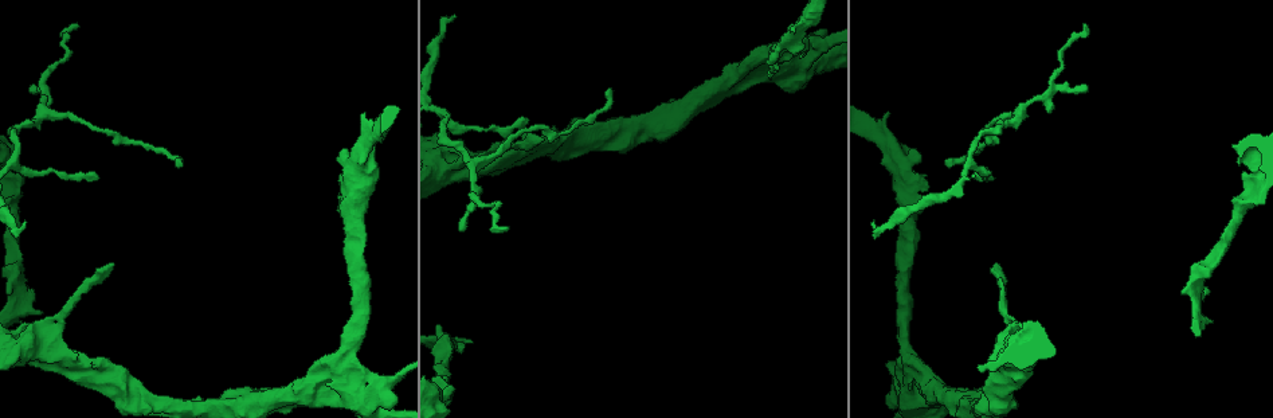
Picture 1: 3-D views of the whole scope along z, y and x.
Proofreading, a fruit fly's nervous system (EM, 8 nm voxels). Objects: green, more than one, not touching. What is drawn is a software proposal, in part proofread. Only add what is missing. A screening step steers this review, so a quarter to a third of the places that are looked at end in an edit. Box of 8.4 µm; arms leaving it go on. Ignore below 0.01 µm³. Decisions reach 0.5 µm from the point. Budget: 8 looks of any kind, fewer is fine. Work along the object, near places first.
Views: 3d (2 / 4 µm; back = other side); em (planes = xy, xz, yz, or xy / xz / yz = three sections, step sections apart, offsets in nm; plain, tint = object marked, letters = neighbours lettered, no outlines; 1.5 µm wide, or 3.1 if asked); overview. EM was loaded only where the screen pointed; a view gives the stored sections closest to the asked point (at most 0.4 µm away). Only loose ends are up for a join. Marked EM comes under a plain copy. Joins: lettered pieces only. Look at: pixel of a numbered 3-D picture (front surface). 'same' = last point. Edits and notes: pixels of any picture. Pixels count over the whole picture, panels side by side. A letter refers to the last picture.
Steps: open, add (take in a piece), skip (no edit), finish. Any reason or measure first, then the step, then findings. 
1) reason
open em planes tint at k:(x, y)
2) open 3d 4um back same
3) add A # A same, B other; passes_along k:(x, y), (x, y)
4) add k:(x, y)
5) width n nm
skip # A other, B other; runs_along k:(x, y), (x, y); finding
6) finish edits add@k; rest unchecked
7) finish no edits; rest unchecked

branch stops here
open 3d 2um at 1:(976, 176)

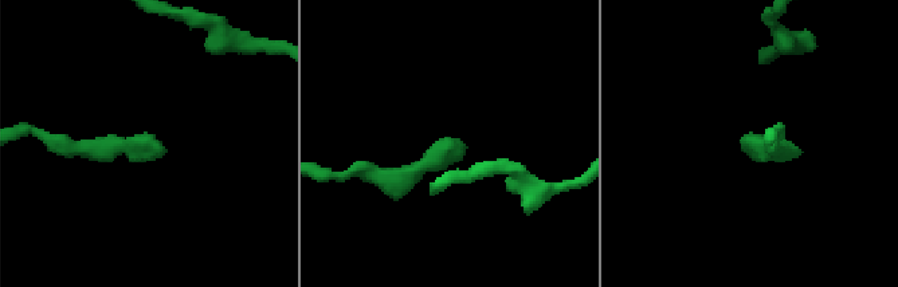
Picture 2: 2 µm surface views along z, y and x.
need the tissue
open em xz step 4 letters at 2:(750, 147)

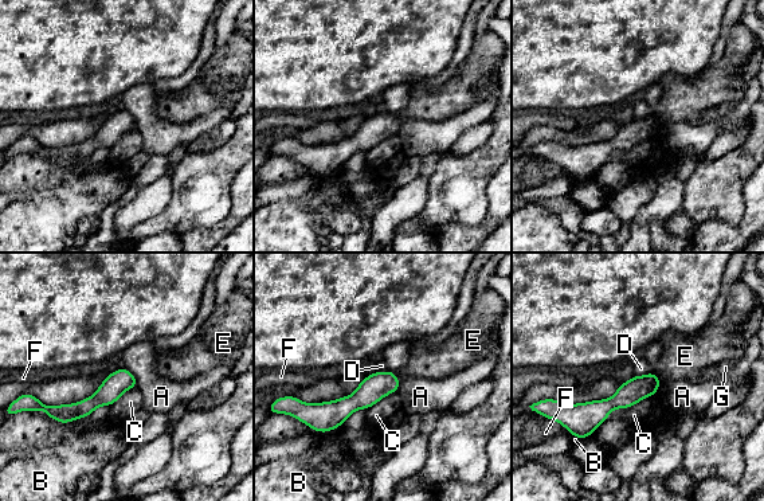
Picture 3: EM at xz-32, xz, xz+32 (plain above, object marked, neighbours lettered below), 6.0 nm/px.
skip # A other, B other, C other, D other, E other, F other, G other; runs_along 3:(657, 380), (599, 410), (565, 408); none of them fits

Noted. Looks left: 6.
open em xy step 8 tint at 1:(946, 163)

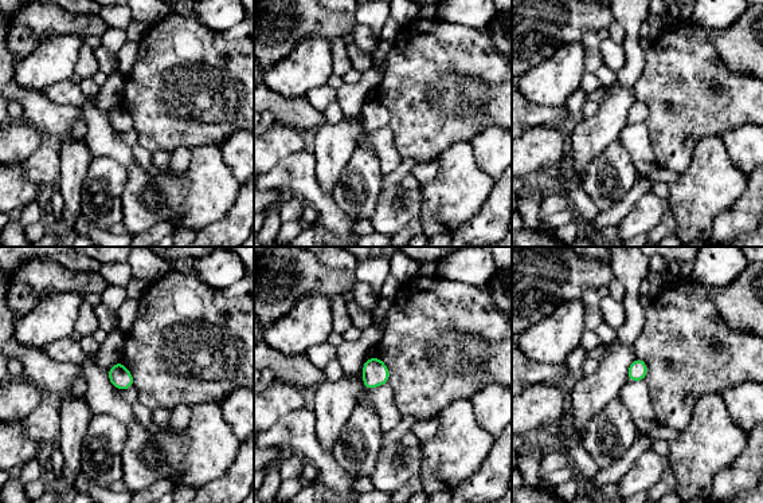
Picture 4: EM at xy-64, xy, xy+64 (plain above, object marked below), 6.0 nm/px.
open em planes letters same

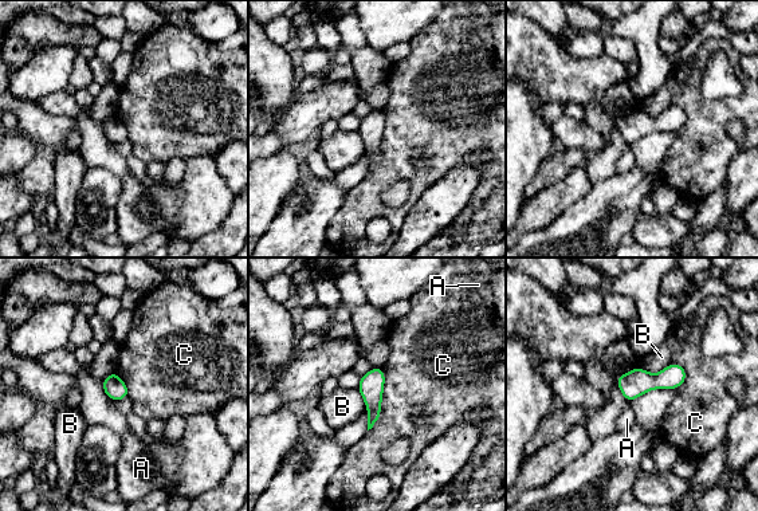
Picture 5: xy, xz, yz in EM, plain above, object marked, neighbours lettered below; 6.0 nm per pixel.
width 130 nm
skip # A other, B other, C other; border 5:(383, 369), (381, 412), (368, 431); no lettered piece goes on from it

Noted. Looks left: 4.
branch stops here
open 3d 4um at 1:(340, 196)

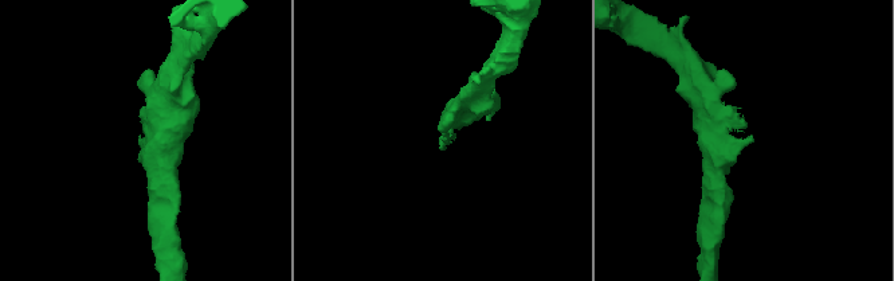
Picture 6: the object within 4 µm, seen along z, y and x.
now the EM
open em yz step 8 letters at 6:(752, 136)

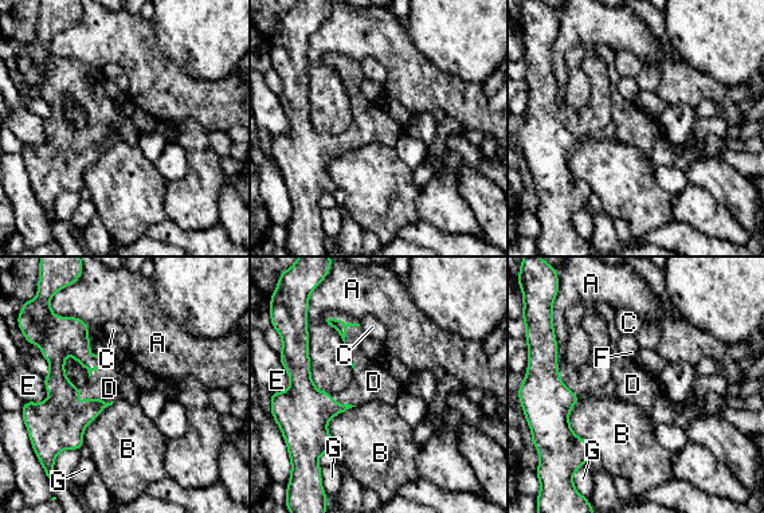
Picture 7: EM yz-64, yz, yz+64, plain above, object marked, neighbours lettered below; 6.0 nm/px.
open em xz step 8 letters same

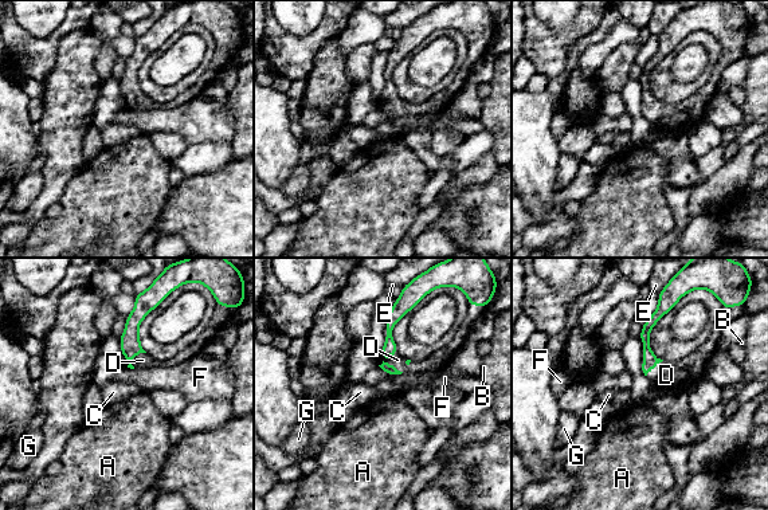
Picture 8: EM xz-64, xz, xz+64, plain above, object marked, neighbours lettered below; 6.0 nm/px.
add D # A other, B other, C other, D same, E other, F other, G other; passes_along 8:(386, 367), (392, 365), (398, 360); the cell continues

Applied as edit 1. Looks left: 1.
finish edits add@8; rest unchecked

